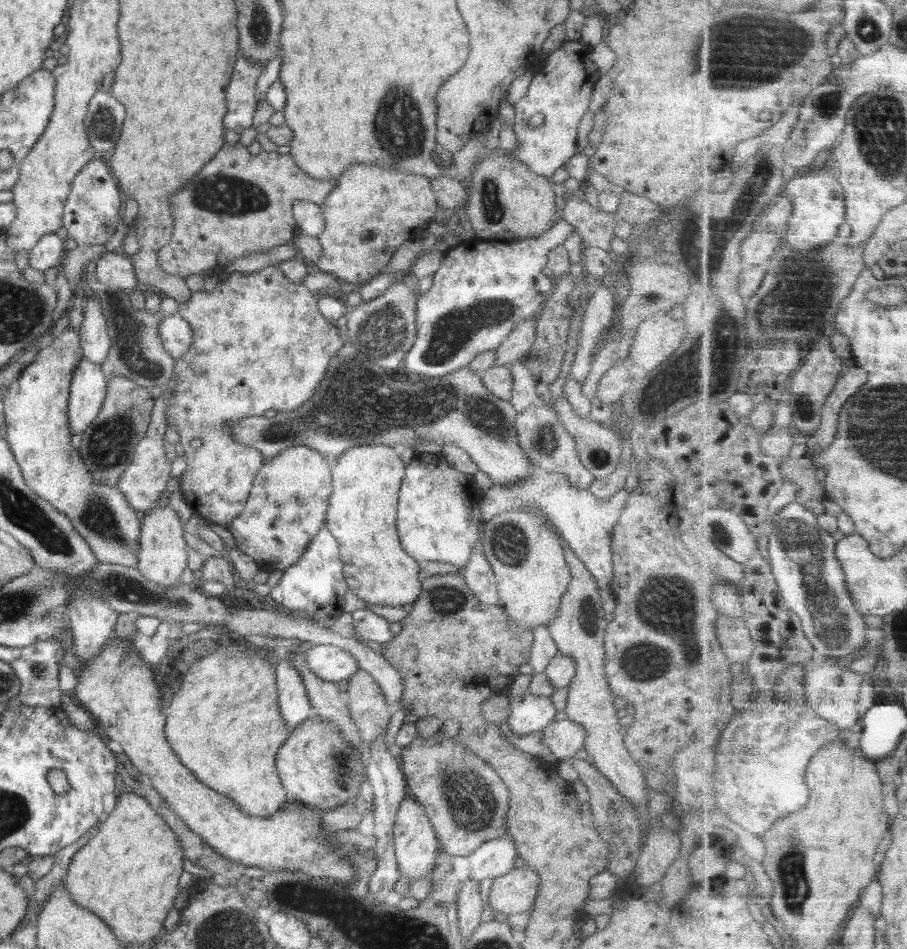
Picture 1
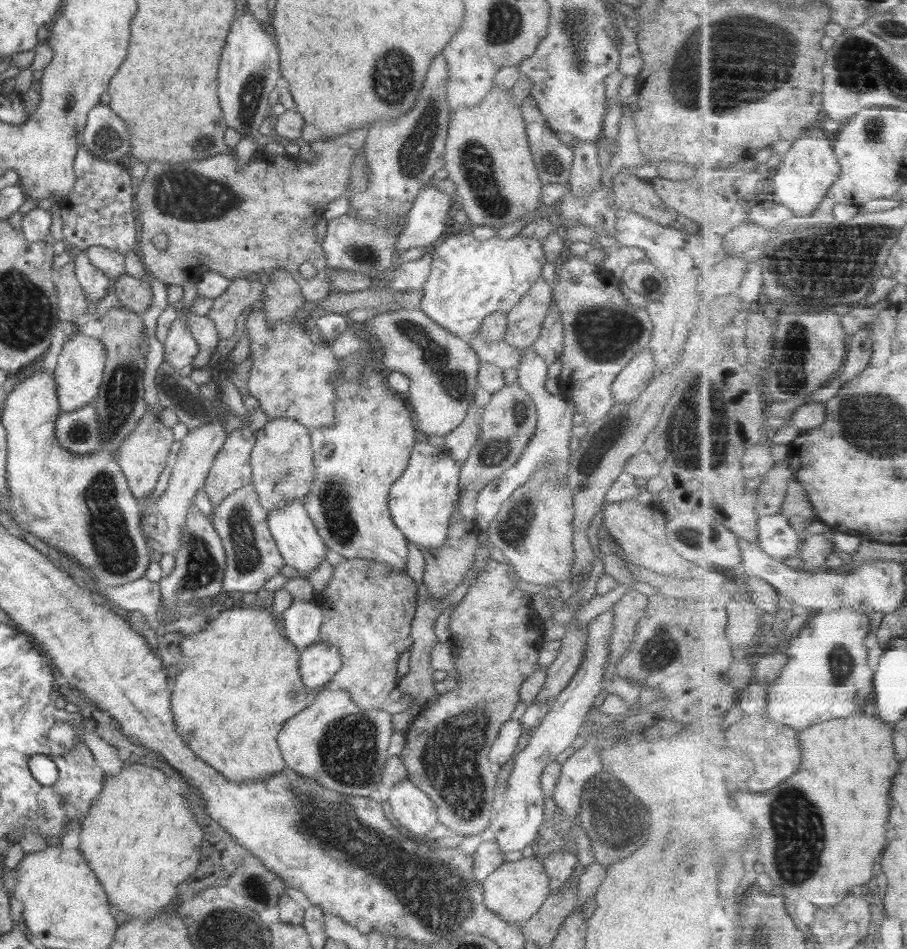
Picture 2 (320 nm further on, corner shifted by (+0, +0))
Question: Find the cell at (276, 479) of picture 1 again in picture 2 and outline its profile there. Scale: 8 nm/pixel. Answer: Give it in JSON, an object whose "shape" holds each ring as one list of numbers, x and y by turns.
{"shape":[[274,417,255,432,256,442,250,459,250,486,257,492,259,503,267,513,294,501,302,503,310,492,315,468,309,431,297,420]]}

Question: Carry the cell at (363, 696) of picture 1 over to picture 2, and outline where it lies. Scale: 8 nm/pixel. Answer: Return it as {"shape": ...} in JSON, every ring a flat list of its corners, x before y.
{"shape":[[344,559,338,566,333,566,332,580,323,592,315,591,313,602,322,610,320,634,326,643,338,647,342,666,331,683,325,688,338,688,346,691,351,699,364,710,382,709,387,705,390,692,397,688,397,664,401,654,408,651,413,643,411,624,417,607,417,586,405,573,390,572,386,564,374,560]]}

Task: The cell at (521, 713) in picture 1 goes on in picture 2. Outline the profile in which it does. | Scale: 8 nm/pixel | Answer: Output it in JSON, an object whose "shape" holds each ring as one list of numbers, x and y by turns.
{"shape":[[507,720,500,729,496,740,490,749,490,762,494,764,494,772,500,770,498,766,504,766,510,756,517,750,518,742,520,742,520,736,524,736,523,726,518,720]]}

